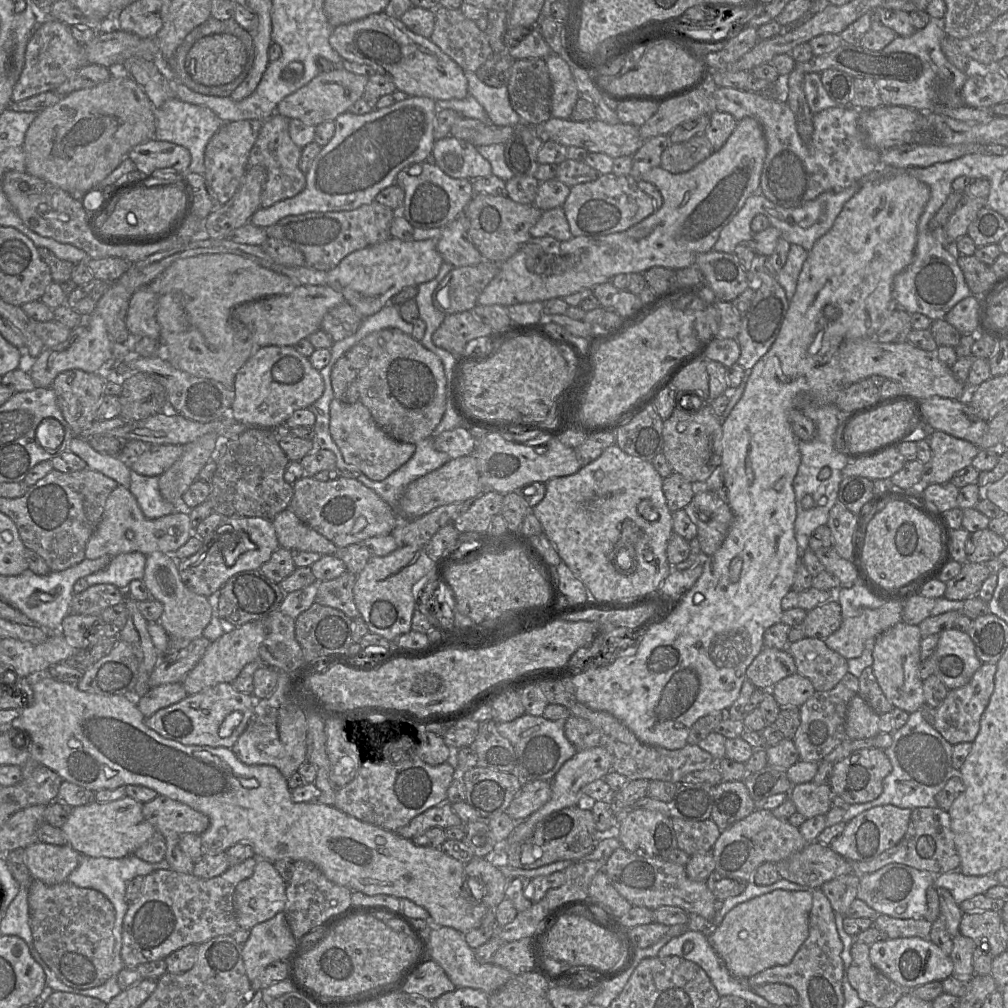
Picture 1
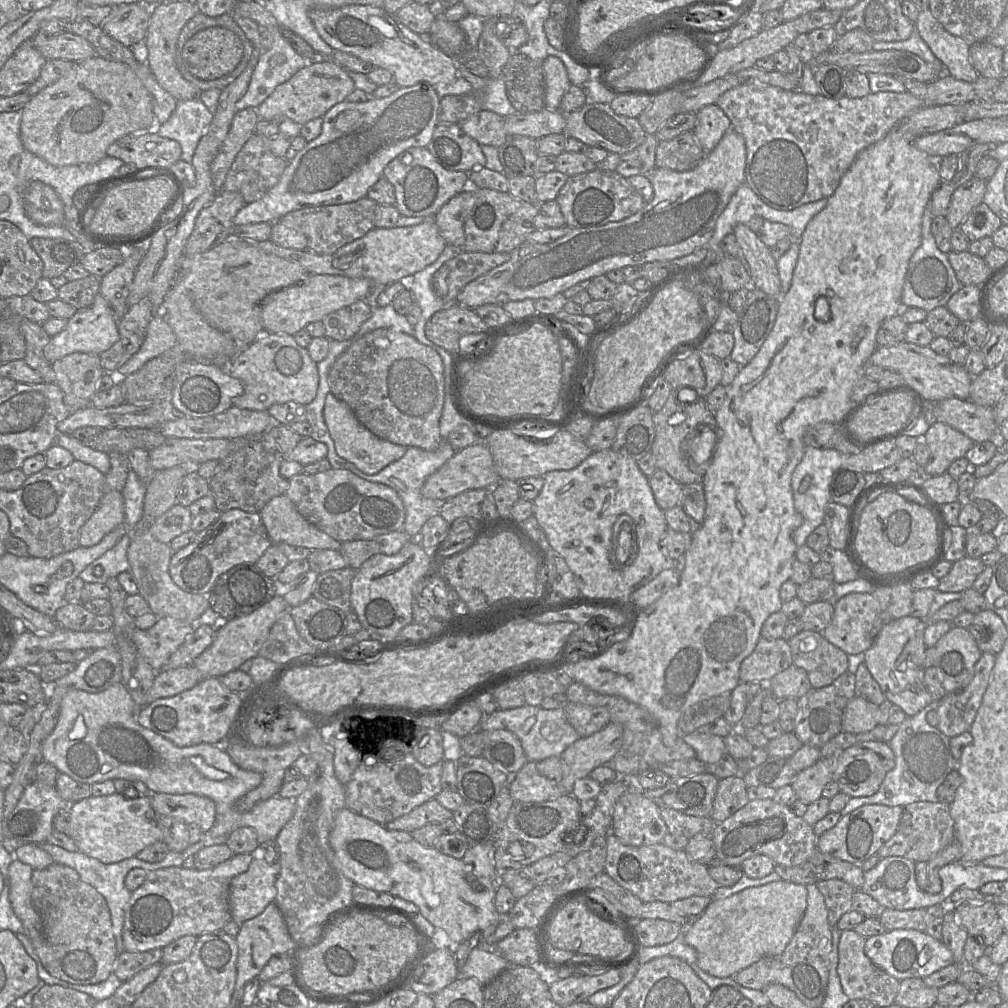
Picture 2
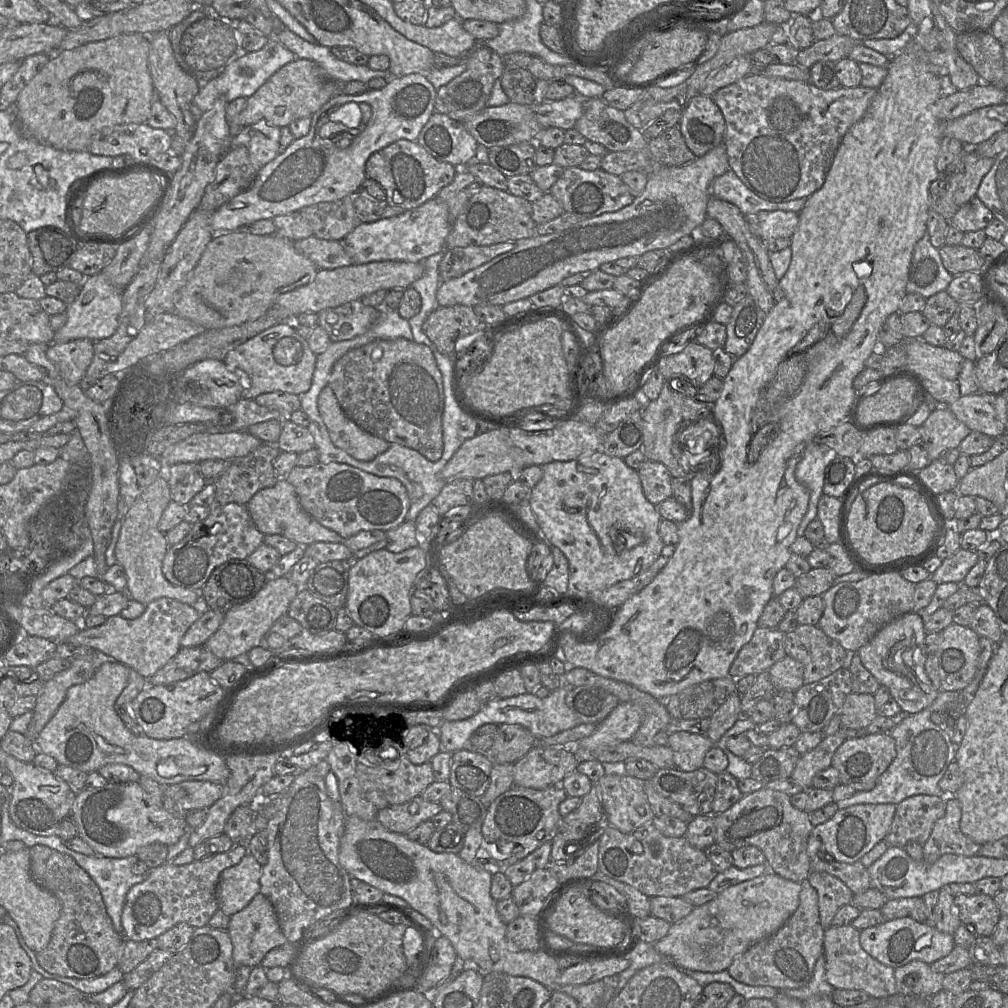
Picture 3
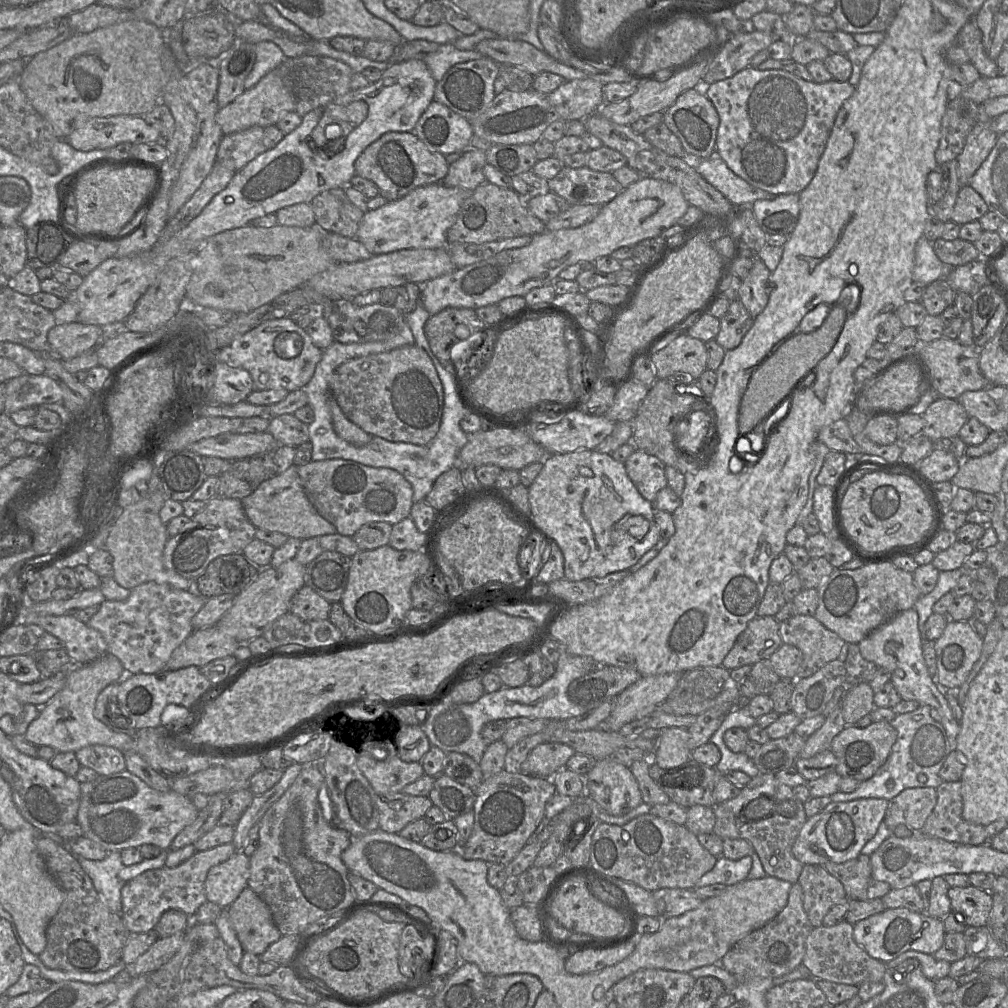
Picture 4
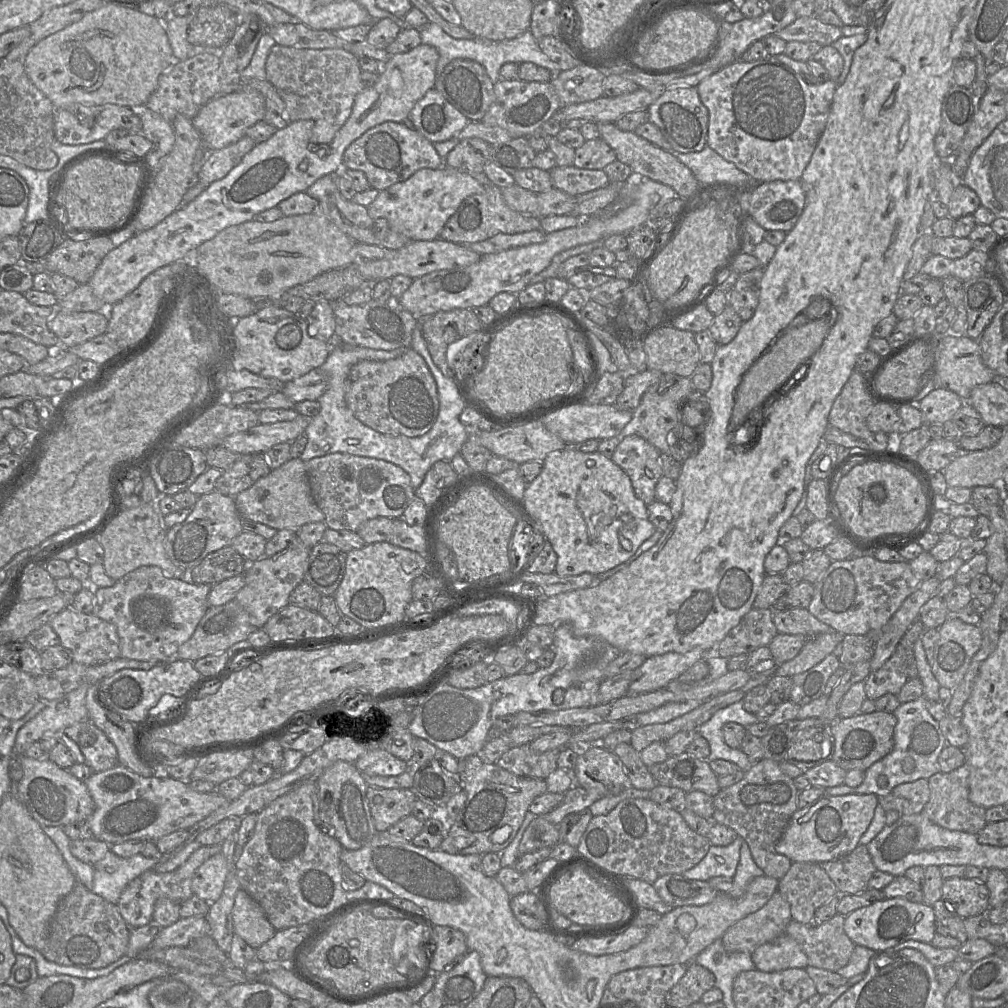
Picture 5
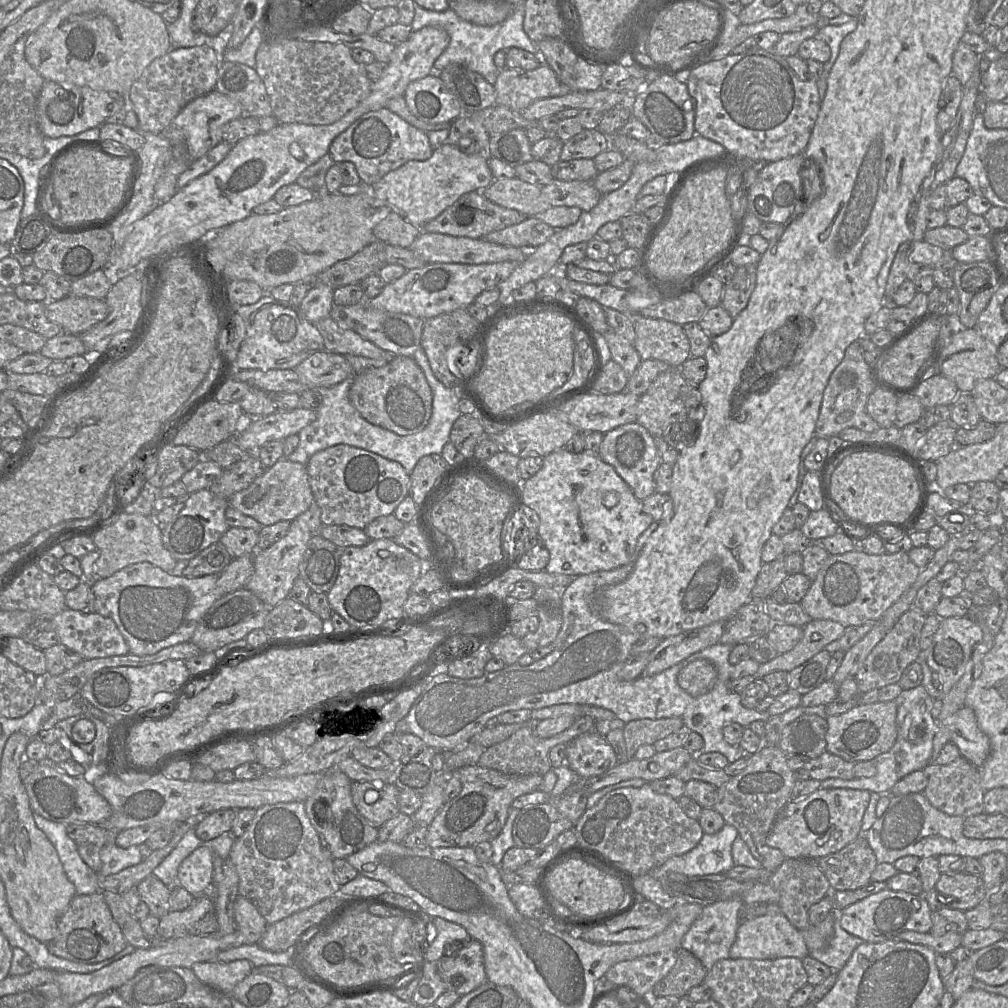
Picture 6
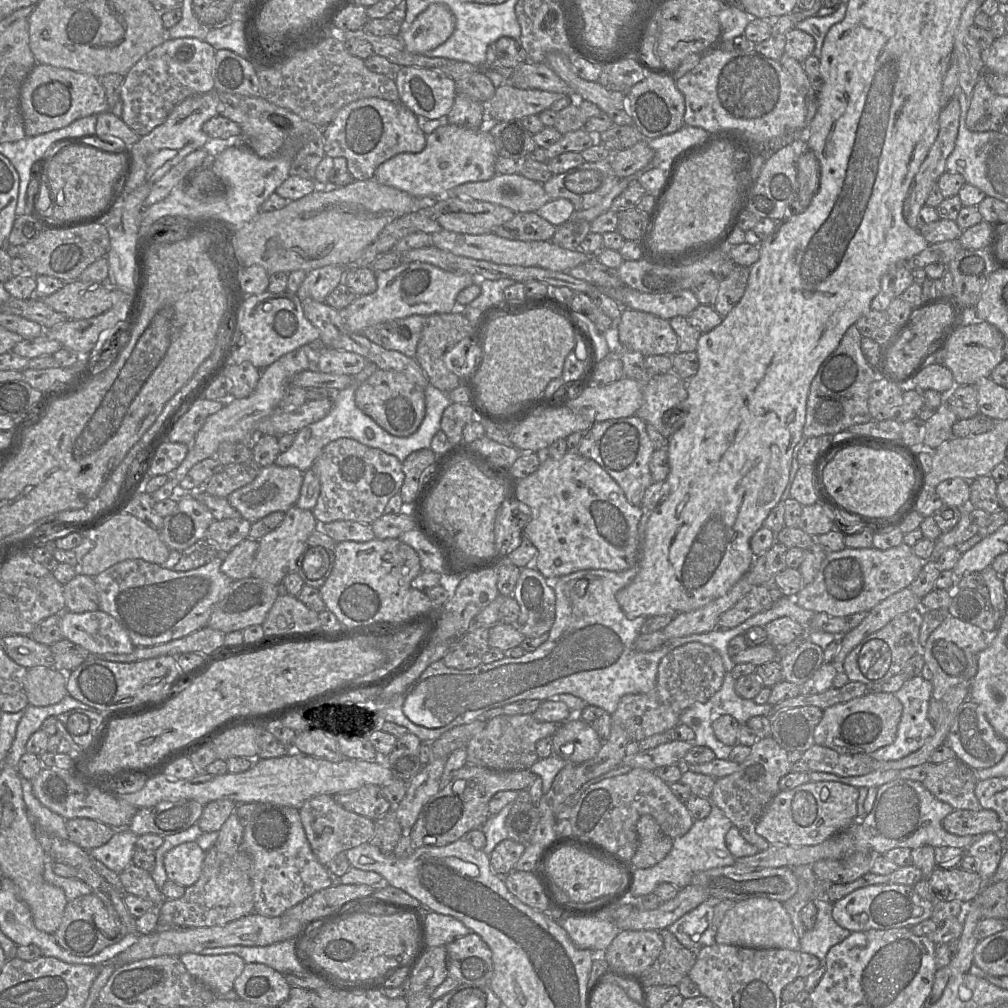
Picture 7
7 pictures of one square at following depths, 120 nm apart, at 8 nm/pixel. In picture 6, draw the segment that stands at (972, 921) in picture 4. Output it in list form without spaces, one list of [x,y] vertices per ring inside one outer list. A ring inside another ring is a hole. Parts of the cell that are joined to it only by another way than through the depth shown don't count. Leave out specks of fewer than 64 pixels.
[[[966,872],[941,873],[935,890],[948,908],[963,912],[976,907],[988,894],[981,876]]]

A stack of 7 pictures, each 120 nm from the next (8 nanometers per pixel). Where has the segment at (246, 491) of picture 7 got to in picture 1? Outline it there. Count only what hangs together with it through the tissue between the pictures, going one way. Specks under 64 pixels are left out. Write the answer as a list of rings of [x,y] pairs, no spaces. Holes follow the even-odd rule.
[[[289,508],[278,513],[272,524],[280,547],[321,555],[334,555],[338,550],[332,541],[302,522]]]

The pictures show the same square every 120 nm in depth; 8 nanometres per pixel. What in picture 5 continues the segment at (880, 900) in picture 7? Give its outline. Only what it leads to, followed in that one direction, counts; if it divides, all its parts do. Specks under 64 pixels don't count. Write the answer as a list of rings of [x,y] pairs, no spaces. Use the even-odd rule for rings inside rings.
[[[890,898],[854,910],[844,918],[844,931],[855,945],[875,952],[885,951],[907,940],[931,943],[935,935],[936,917],[931,906],[910,902],[904,898]]]

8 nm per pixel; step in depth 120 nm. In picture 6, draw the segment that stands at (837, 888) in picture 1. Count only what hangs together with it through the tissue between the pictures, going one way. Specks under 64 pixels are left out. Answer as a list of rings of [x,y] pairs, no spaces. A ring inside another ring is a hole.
[[[786,858],[782,865],[773,872],[768,882],[780,895],[778,906],[782,913],[799,931],[810,926],[809,908],[833,891],[826,876],[819,869],[816,859]]]

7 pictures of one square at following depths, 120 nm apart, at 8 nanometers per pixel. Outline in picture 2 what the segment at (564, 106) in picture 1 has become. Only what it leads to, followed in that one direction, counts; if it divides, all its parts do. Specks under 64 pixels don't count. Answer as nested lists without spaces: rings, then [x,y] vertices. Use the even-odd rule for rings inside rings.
[[[548,56],[542,62],[542,69],[545,79],[545,108],[557,111],[571,86],[566,67],[558,57]]]

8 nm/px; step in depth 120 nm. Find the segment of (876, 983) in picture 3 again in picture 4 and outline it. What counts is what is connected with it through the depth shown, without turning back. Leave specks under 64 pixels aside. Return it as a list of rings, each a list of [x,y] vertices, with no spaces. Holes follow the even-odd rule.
[[[843,920],[834,926],[814,927],[806,939],[802,964],[814,977],[834,983],[858,986],[864,982],[883,983],[886,964],[872,958],[853,938],[853,925]]]

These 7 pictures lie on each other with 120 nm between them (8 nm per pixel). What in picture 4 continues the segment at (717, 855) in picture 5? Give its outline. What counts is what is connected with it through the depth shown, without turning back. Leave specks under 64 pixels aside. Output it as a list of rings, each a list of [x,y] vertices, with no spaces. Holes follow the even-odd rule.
[[[720,856],[717,858],[715,866],[698,880],[697,887],[713,884],[732,886],[745,880],[751,867],[752,859],[750,856],[739,860],[731,860]]]

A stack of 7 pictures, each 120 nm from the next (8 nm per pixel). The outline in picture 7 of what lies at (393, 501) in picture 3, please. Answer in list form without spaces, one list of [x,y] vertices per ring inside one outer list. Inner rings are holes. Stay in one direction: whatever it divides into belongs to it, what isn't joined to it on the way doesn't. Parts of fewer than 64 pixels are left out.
[[[350,438],[327,444],[311,469],[318,473],[320,495],[312,510],[319,524],[354,521],[371,525],[384,514],[384,509],[404,482],[402,463],[394,455],[371,448]]]

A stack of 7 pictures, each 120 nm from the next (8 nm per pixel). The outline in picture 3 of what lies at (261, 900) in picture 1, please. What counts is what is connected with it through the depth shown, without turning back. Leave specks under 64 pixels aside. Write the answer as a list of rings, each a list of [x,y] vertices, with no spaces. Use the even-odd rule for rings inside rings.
[[[251,854],[245,855],[237,865],[224,869],[217,884],[219,909],[229,917],[244,909],[260,893],[261,873],[262,866]]]

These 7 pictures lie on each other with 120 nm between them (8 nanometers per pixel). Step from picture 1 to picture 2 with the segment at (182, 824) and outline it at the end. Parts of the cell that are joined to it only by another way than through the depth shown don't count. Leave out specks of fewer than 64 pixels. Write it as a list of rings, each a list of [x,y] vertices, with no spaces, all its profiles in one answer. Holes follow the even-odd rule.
[[[155,793],[150,795],[151,806],[160,816],[167,816],[184,822],[196,824],[207,833],[216,818],[216,805],[208,797],[196,794]]]

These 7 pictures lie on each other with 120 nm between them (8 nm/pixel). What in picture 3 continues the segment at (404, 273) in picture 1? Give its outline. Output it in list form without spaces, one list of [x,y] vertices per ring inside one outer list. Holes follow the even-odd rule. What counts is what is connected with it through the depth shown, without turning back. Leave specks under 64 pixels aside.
[[[436,196],[397,216],[360,223],[342,240],[342,246],[351,265],[384,260],[422,262],[446,247],[446,238],[451,229],[448,207]]]

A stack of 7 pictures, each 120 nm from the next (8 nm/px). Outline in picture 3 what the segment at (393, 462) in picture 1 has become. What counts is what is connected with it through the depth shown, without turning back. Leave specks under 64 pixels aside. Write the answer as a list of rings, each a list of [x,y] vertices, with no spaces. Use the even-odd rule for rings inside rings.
[[[329,385],[320,392],[318,410],[332,443],[353,458],[371,461],[389,449],[391,443],[365,431],[345,414]]]

